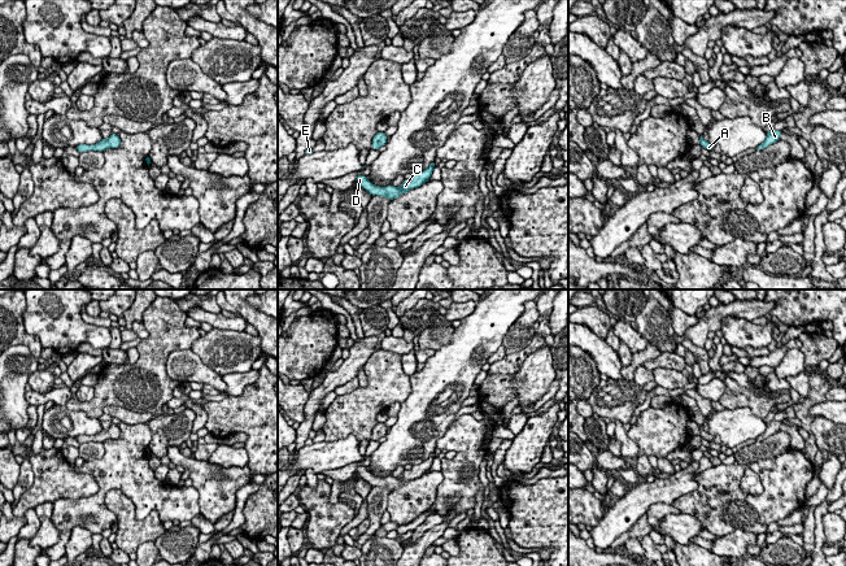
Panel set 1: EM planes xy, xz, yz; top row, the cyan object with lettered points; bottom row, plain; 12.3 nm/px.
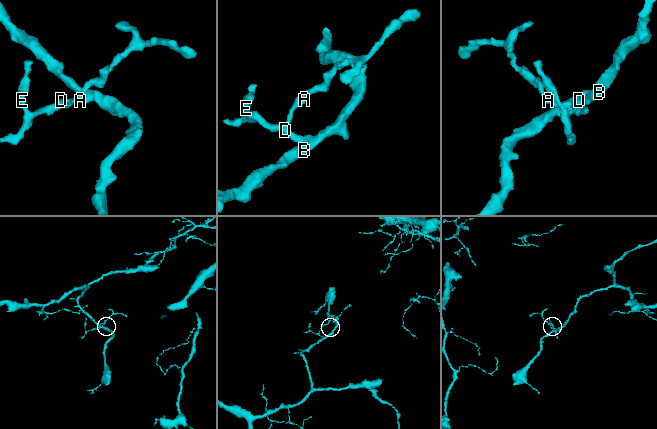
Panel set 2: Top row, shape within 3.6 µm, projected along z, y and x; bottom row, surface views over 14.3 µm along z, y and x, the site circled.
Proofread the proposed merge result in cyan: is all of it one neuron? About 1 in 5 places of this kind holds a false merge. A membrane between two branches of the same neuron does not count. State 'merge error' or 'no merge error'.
no merge error

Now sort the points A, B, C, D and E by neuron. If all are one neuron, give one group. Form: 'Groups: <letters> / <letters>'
Groups: A B C D E

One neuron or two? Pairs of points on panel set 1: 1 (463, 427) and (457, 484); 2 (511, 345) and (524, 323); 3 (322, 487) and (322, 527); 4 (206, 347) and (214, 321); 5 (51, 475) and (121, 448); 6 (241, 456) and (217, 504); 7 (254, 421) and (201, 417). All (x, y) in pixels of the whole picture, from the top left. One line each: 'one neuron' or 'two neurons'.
1: one neuron
2: one neuron
3: one neuron
4: two neurons
5: two neurons
6: two neurons
7: two neurons

